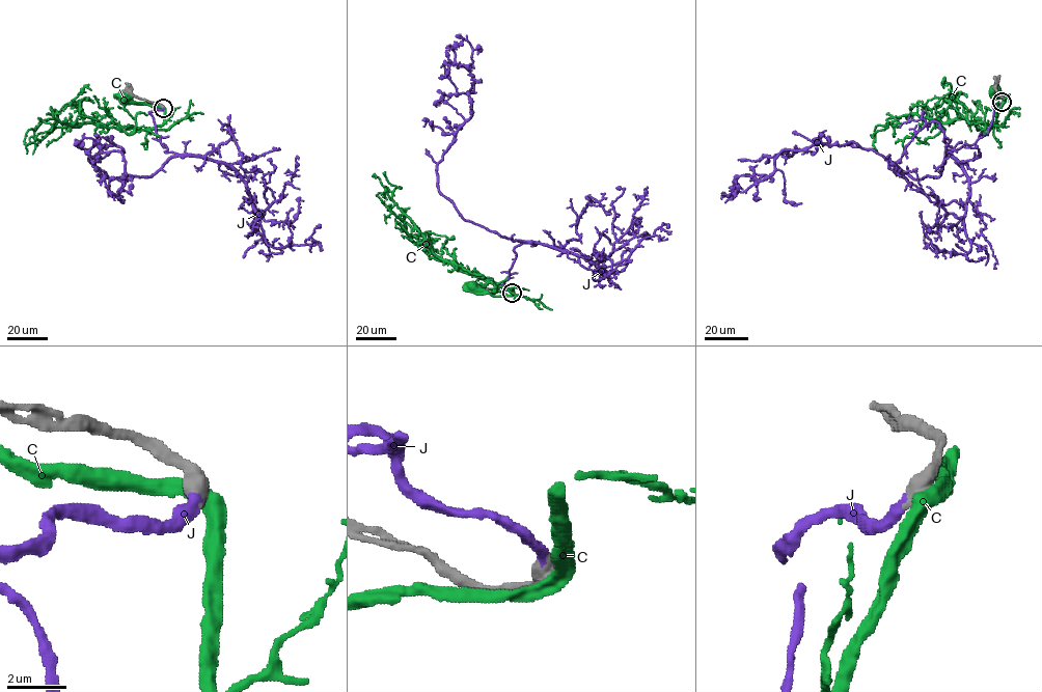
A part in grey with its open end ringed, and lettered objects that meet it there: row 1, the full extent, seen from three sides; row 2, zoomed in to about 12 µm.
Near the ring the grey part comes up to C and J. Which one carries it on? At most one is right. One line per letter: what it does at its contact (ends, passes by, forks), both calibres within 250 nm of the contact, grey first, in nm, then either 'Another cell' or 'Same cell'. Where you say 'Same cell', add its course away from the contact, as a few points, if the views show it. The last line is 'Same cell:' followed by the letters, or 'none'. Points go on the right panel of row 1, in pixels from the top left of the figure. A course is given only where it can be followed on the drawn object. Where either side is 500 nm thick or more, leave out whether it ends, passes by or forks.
C: Thickness 700 nm (grey) against 500 nm. Another cell
J: Thickness 600 nm (grey) against 400 nm. Same cell. Its course: (1003, 102), (938, 176), (913, 178), (852, 142), (813, 143), (784, 149), (762, 181), (740, 175), (724, 202)
Same cell: J

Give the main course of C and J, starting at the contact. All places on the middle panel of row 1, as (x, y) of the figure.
C: (513, 294), (493, 296), (470, 284)
J: (512, 294), (498, 285), (525, 242), (466, 221), (437, 183), (471, 115), (473, 76), (454, 50), (463, 37)

